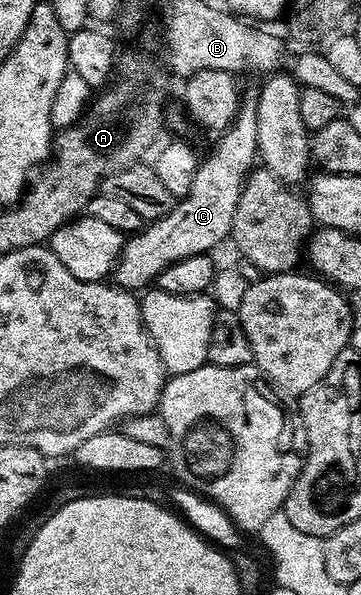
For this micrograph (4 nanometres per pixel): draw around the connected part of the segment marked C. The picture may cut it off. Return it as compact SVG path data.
M249 95L241 102L241 110L232 125L216 138L213 150L204 155L193 173L191 191L174 204L173 210L158 221L148 222L122 244L121 257L113 266L112 280L122 289L141 291L152 286L157 276L179 259L200 253L212 254L213 248L233 232L235 207L241 189L258 160L255 135L256 96Z

